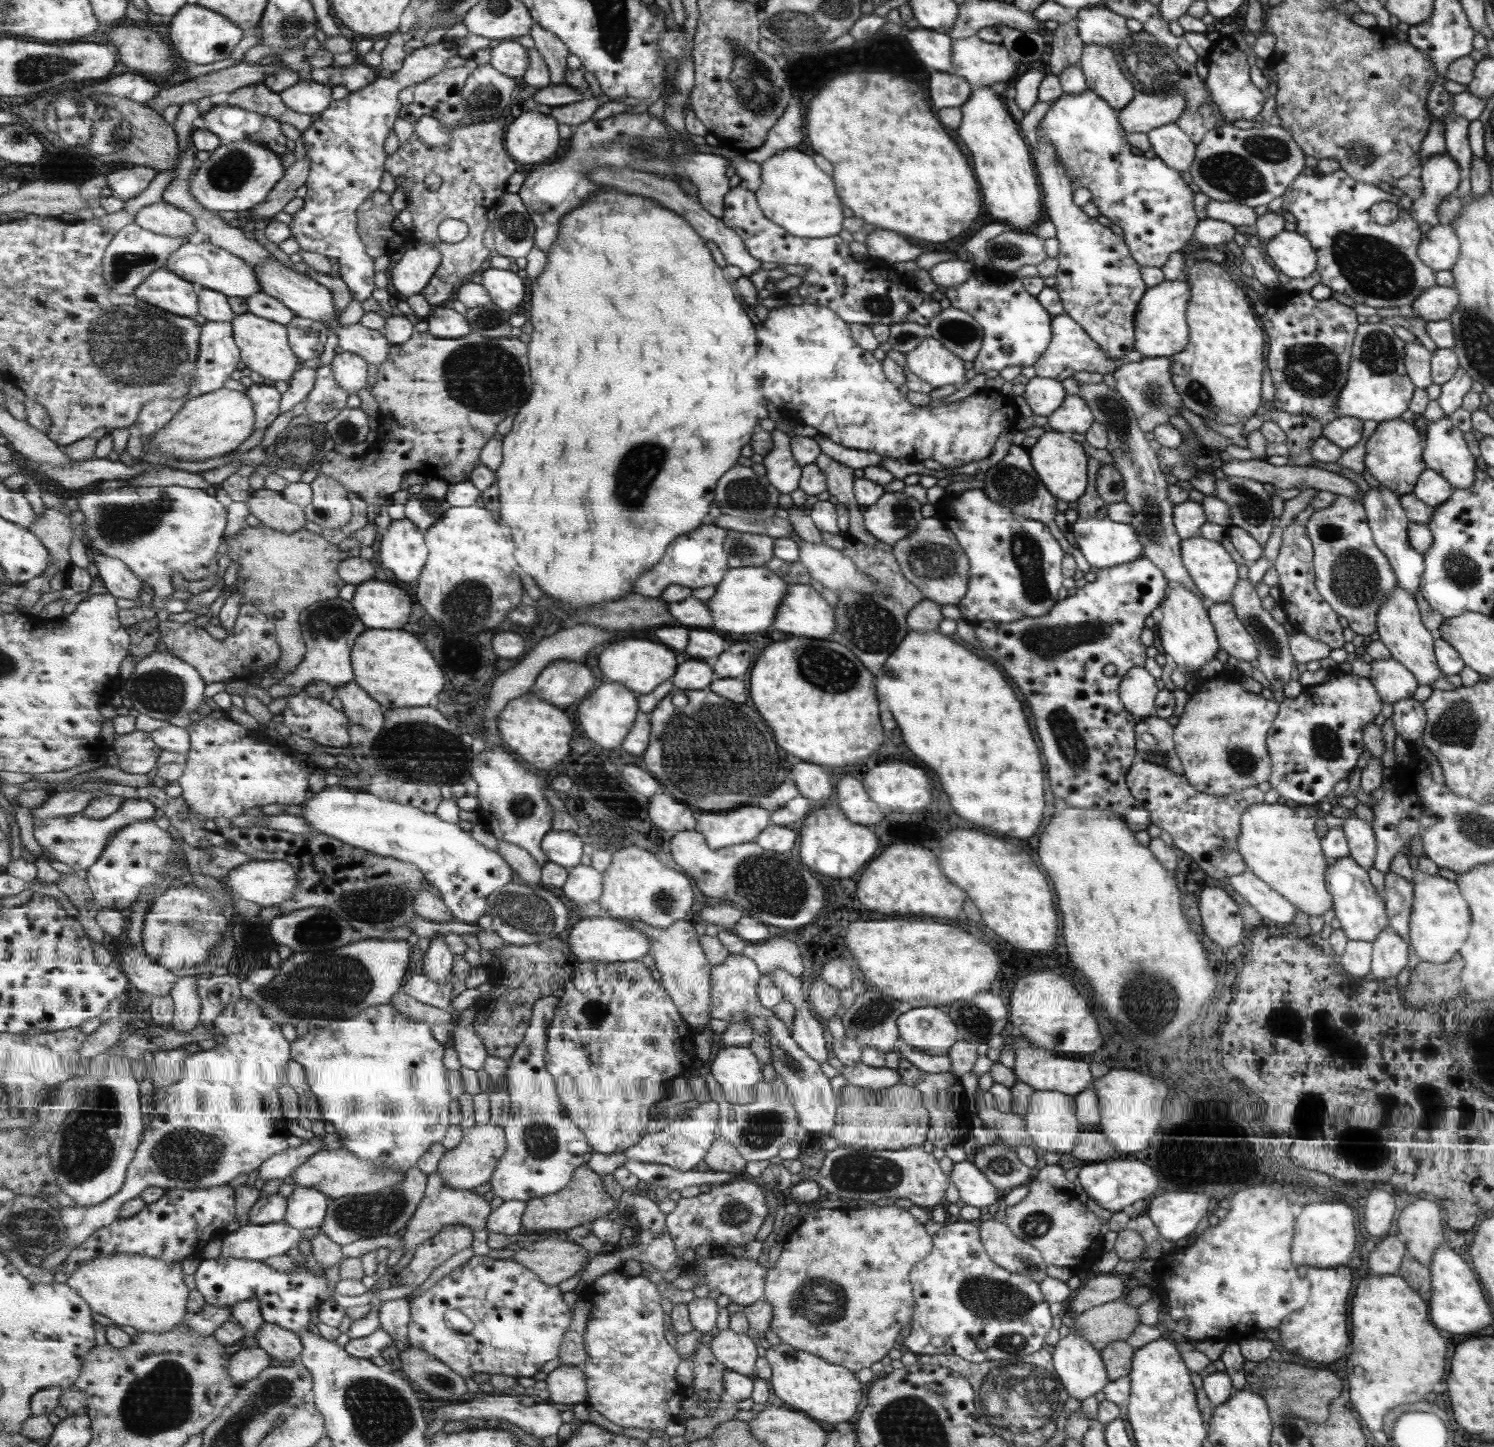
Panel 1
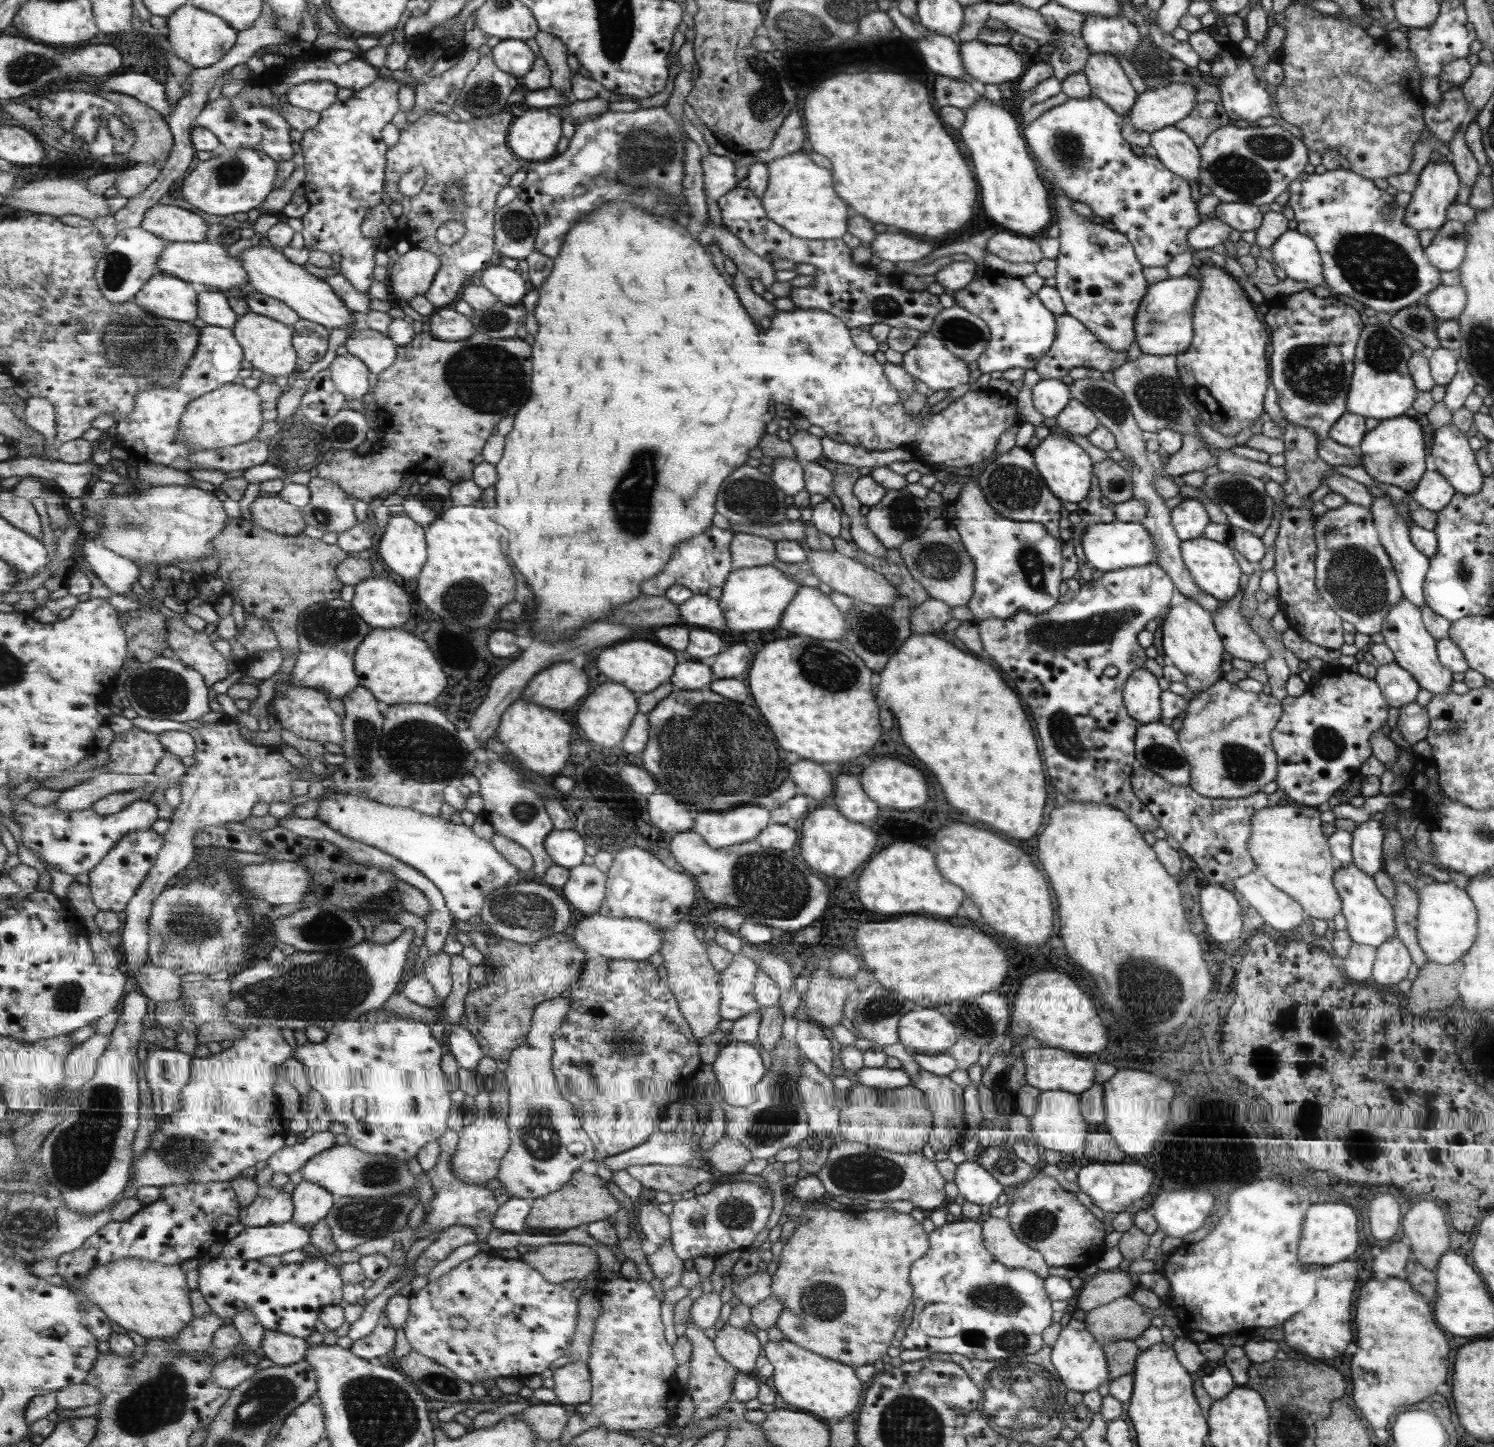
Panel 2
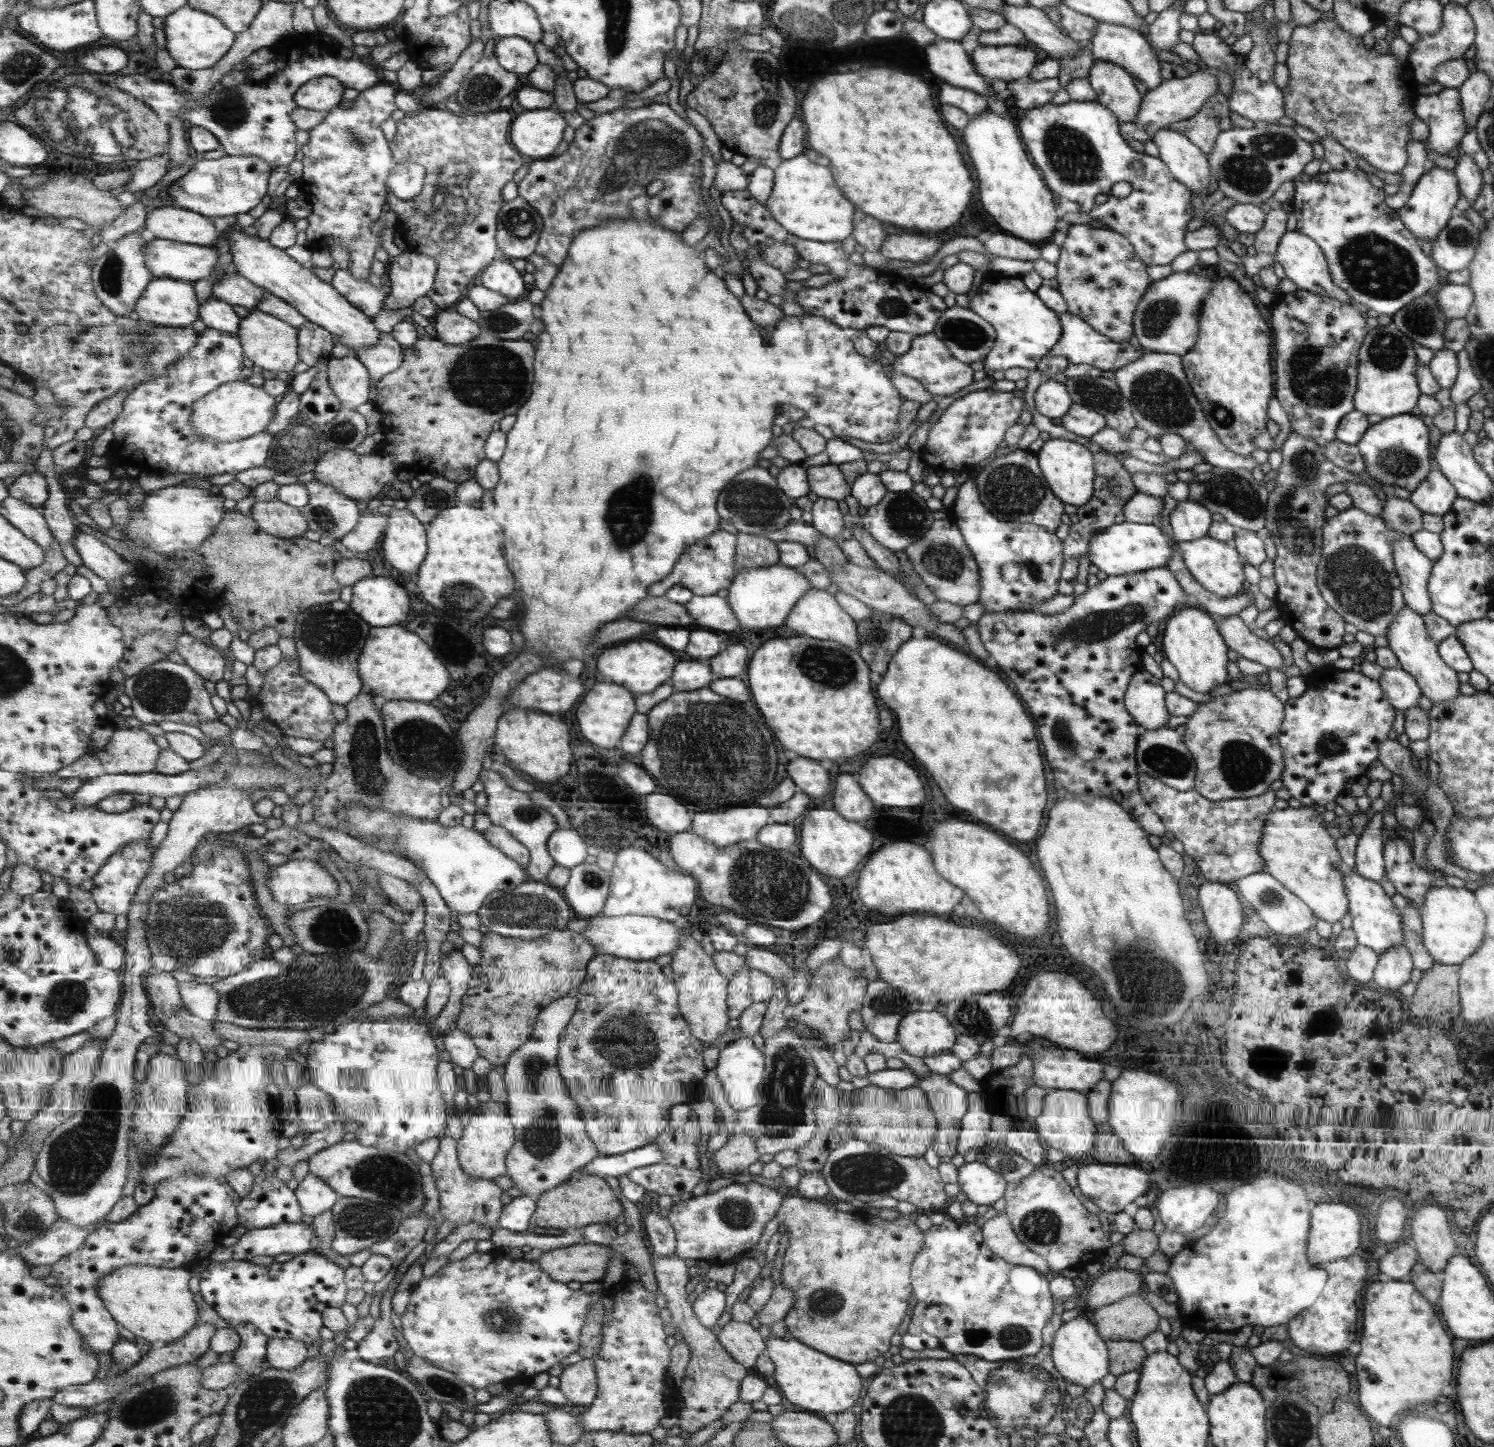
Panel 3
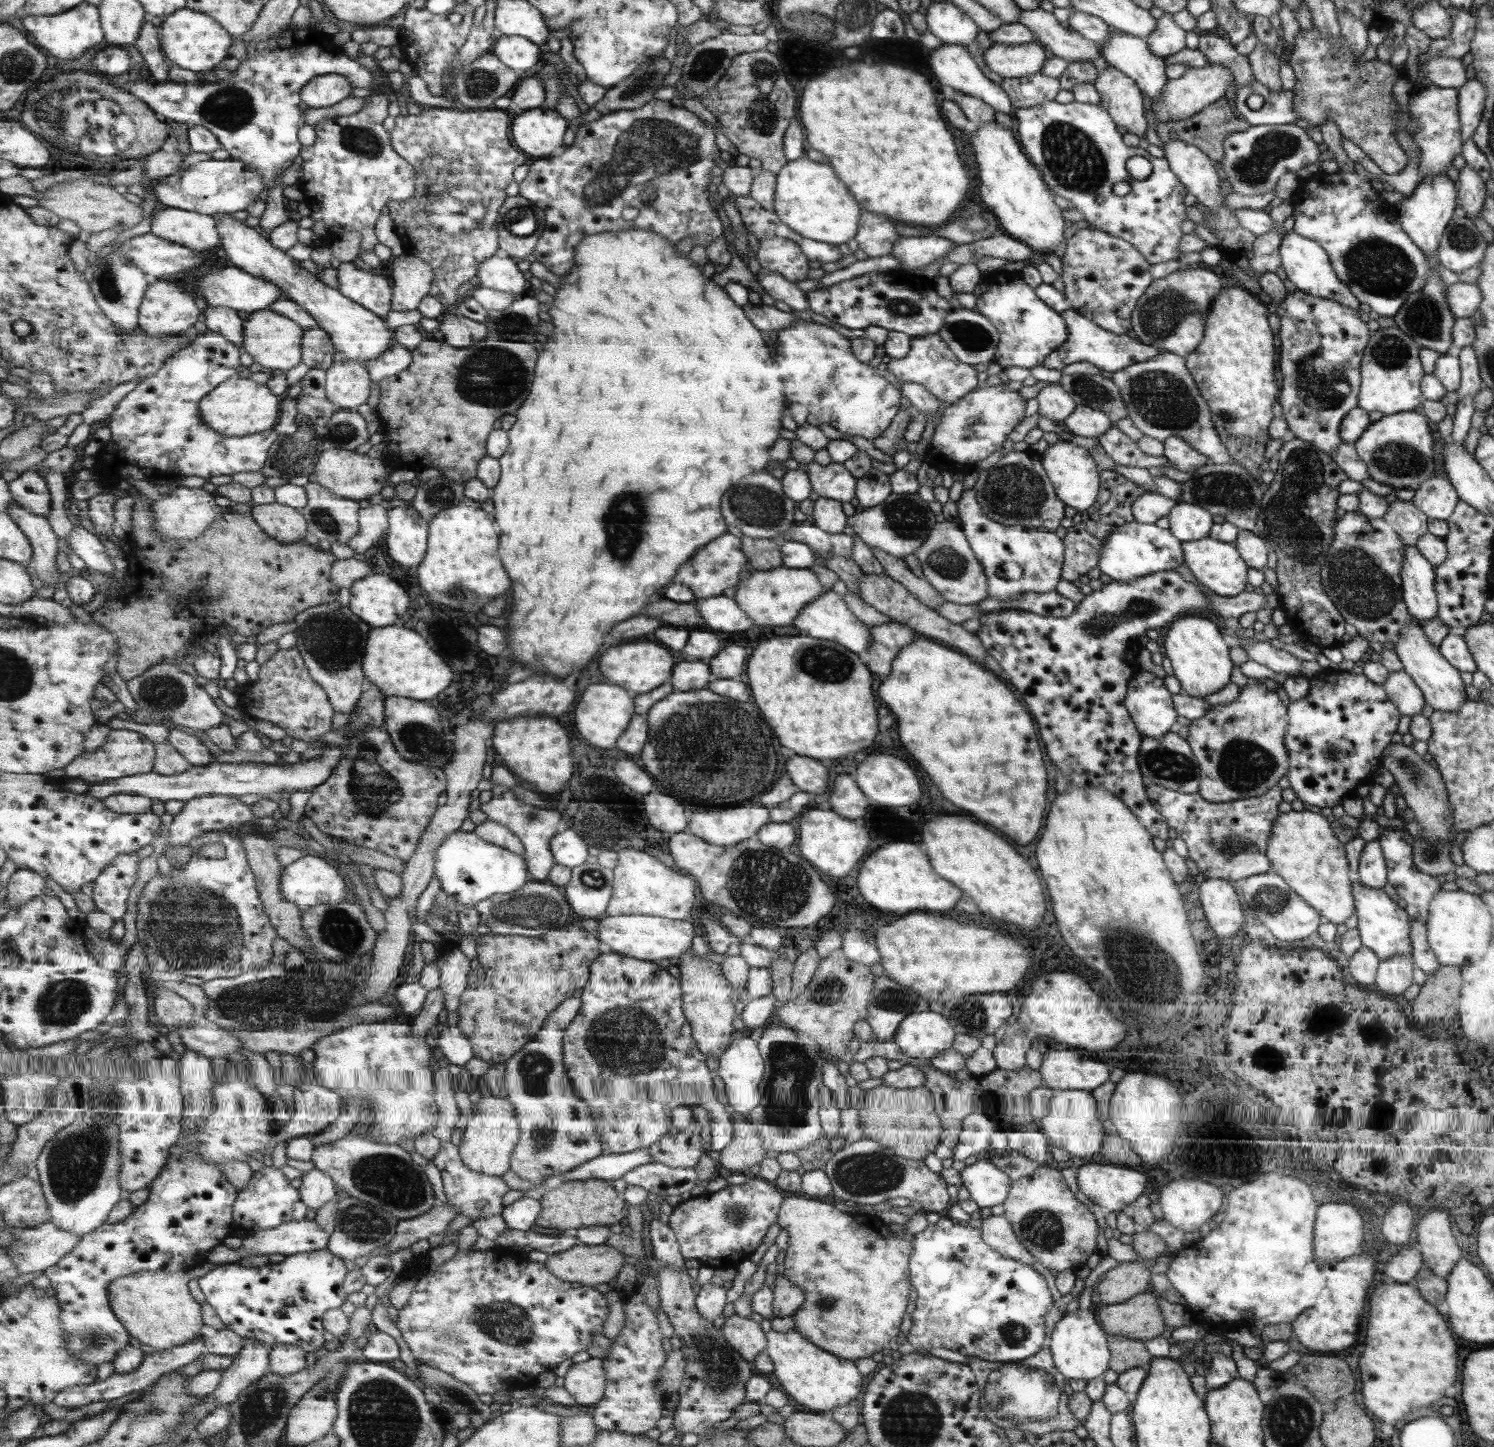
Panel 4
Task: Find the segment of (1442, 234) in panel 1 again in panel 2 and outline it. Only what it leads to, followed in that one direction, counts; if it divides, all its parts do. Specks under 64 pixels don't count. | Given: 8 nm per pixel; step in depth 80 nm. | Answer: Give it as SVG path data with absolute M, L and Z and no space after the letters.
M1447 220L1425 249L1427 260L1440 272L1455 270L1465 254L1464 224Z

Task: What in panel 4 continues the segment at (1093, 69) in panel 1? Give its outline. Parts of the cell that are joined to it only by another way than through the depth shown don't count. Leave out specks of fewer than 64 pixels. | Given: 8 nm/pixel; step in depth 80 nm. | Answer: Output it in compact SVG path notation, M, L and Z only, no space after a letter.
M1112 66L1098 68L1097 78L1092 86L1100 96L1099 106L1110 114L1115 124L1137 136L1145 144L1147 122L1143 96L1130 77Z

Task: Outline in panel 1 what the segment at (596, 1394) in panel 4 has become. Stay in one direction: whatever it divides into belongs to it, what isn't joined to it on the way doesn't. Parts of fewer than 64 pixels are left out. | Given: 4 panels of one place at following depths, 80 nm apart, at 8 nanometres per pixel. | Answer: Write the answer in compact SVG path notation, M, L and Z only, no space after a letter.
M560 1364L547 1374L545 1381L550 1393L548 1401L572 1405L587 1403L590 1393L584 1368Z

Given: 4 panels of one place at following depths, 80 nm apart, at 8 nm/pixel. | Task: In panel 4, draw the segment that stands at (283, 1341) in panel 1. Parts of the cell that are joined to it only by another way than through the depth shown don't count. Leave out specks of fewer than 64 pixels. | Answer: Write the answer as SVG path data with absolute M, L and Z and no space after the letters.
M276 1344L270 1351L269 1372L287 1376L307 1367L307 1351L296 1344Z

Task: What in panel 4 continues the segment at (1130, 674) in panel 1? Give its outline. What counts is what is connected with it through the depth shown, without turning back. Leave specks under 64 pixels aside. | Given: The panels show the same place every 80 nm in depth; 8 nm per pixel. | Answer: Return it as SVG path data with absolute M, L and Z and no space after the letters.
M1136 669L1124 699L1127 712L1144 737L1162 737L1175 720L1169 692L1155 674Z

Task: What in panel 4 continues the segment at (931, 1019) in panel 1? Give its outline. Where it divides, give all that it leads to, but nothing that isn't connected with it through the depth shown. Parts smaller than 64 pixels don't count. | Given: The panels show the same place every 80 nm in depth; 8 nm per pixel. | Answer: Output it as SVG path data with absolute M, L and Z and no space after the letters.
M917 1012L907 1015L899 1024L893 1042L905 1056L915 1059L934 1059L951 1049L953 1030L941 1014Z

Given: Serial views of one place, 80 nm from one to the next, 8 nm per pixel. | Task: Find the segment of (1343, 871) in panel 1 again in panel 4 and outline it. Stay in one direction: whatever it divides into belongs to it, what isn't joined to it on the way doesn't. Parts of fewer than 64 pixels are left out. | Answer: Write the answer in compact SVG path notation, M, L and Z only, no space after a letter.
M1359 881L1350 884L1354 899L1354 914L1357 917L1358 935L1360 944L1371 950L1382 961L1388 956L1410 954L1409 920L1405 910L1399 910L1397 903L1383 890L1375 890Z

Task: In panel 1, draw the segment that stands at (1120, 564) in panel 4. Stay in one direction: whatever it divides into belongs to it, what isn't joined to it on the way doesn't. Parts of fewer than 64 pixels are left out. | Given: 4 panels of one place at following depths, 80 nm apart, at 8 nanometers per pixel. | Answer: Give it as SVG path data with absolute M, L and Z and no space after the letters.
M1077 517L1072 524L1072 534L1077 549L1081 551L1089 567L1099 569L1118 567L1143 558L1143 545L1139 544L1137 532L1130 524L1113 522L1107 517Z

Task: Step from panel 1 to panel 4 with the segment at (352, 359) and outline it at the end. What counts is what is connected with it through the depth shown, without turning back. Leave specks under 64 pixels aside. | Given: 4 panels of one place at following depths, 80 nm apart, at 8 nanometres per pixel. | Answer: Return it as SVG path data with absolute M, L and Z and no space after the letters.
M355 360L335 362L328 370L326 387L328 397L334 402L337 412L341 409L355 410L369 402L371 375L368 367Z

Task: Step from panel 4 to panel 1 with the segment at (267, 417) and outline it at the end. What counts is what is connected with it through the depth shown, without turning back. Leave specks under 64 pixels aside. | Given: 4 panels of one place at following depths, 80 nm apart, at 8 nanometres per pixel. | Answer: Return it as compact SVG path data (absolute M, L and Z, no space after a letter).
M219 388L215 392L189 399L162 431L152 436L150 442L152 446L160 448L162 454L172 454L174 458L183 461L203 462L233 453L255 430L255 407L246 391Z

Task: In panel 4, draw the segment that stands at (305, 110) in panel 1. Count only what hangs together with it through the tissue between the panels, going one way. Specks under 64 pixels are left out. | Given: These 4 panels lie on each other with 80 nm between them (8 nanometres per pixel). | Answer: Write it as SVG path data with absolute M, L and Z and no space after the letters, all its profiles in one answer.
M326 75L311 80L301 92L303 103L311 108L335 107L351 97L351 81L345 76Z

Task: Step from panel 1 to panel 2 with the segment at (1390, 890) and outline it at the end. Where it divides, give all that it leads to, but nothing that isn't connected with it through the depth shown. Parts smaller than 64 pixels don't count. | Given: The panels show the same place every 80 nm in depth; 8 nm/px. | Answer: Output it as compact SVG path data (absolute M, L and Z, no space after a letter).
M1402 882L1394 883L1394 936L1397 937L1407 949L1413 964L1420 967L1426 960L1422 948L1417 944L1415 932L1418 896L1408 885Z

